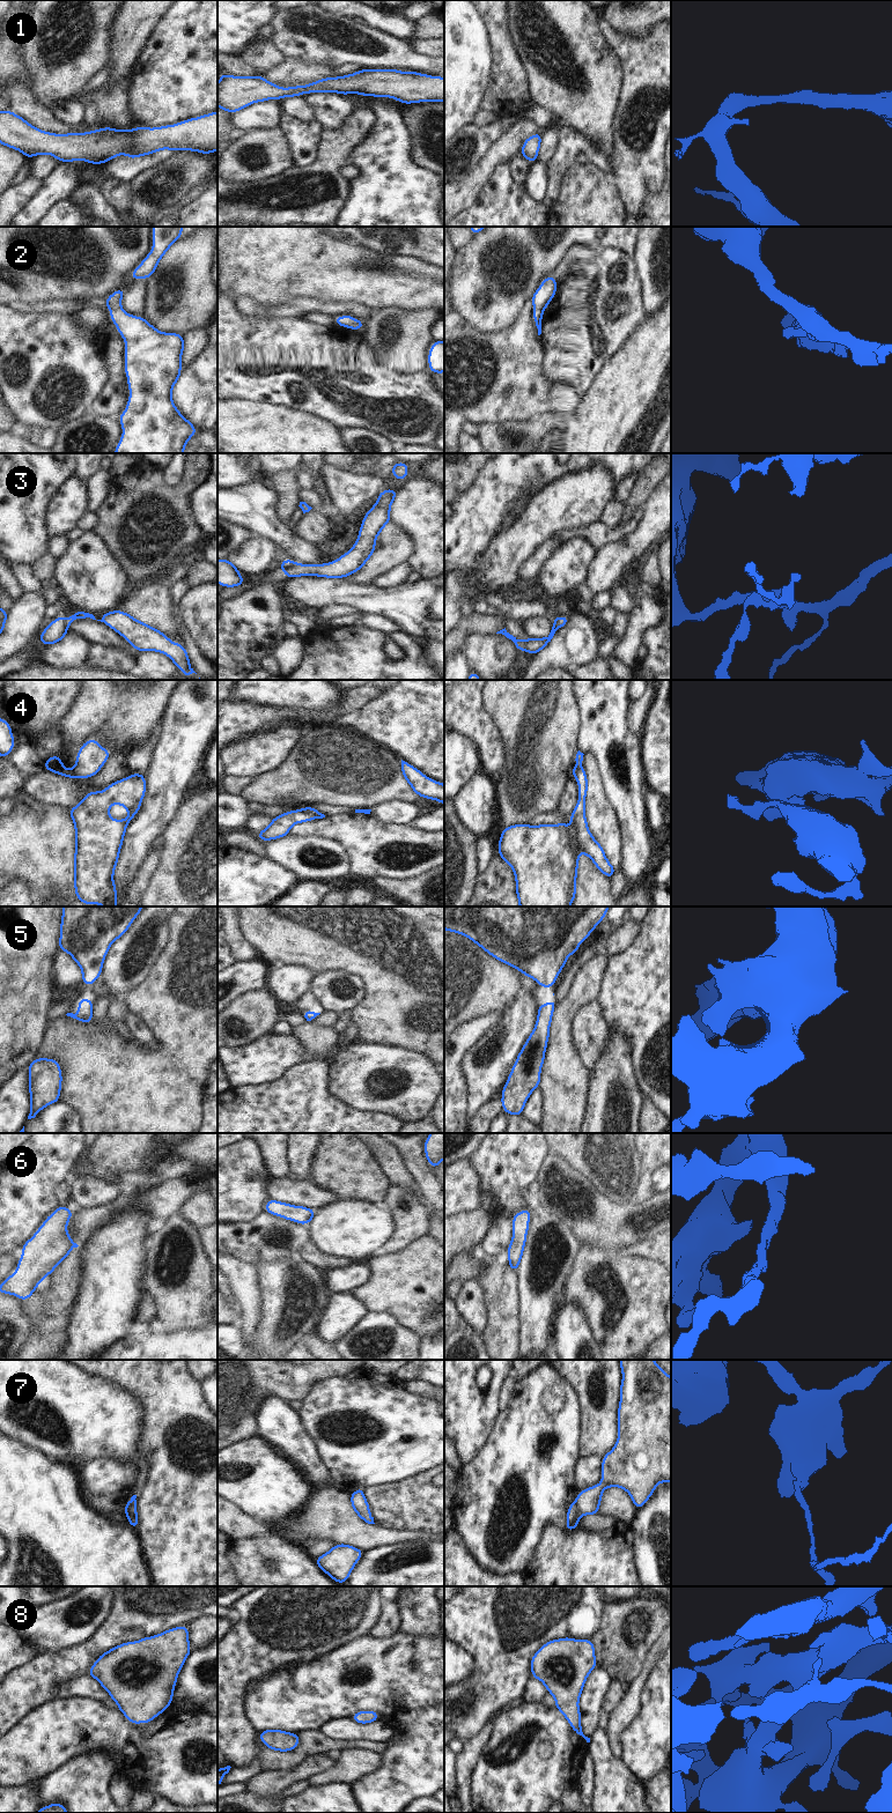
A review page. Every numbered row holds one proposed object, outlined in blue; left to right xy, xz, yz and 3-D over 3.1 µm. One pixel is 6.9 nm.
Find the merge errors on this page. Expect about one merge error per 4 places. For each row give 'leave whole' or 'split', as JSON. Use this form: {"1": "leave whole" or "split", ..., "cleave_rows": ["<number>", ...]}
{"1": "leave whole", "2": "leave whole", "3": "split", "4": "split", "5": "leave whole", "6": "leave whole", "7": "split", "8": "leave whole", "cleave_rows": ["3", "4", "7"]}

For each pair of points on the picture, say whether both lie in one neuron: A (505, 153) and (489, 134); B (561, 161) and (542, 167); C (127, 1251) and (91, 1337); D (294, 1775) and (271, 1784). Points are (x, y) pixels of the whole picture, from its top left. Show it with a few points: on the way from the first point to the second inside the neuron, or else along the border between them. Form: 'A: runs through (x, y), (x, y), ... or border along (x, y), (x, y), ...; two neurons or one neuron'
A: border along (505, 133), (488, 149), (479, 163); two neurons
B: border along (548, 163), (546, 193); two neurons
C: runs through (115, 1272), (109, 1307), (103, 1316); one neuron
D: runs through (288, 1777), (277, 1781); one neuron

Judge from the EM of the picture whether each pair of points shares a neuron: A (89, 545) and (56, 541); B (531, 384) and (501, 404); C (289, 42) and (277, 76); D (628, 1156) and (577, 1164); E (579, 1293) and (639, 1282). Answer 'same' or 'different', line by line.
A: different
B: same
C: different
D: same
E: same

